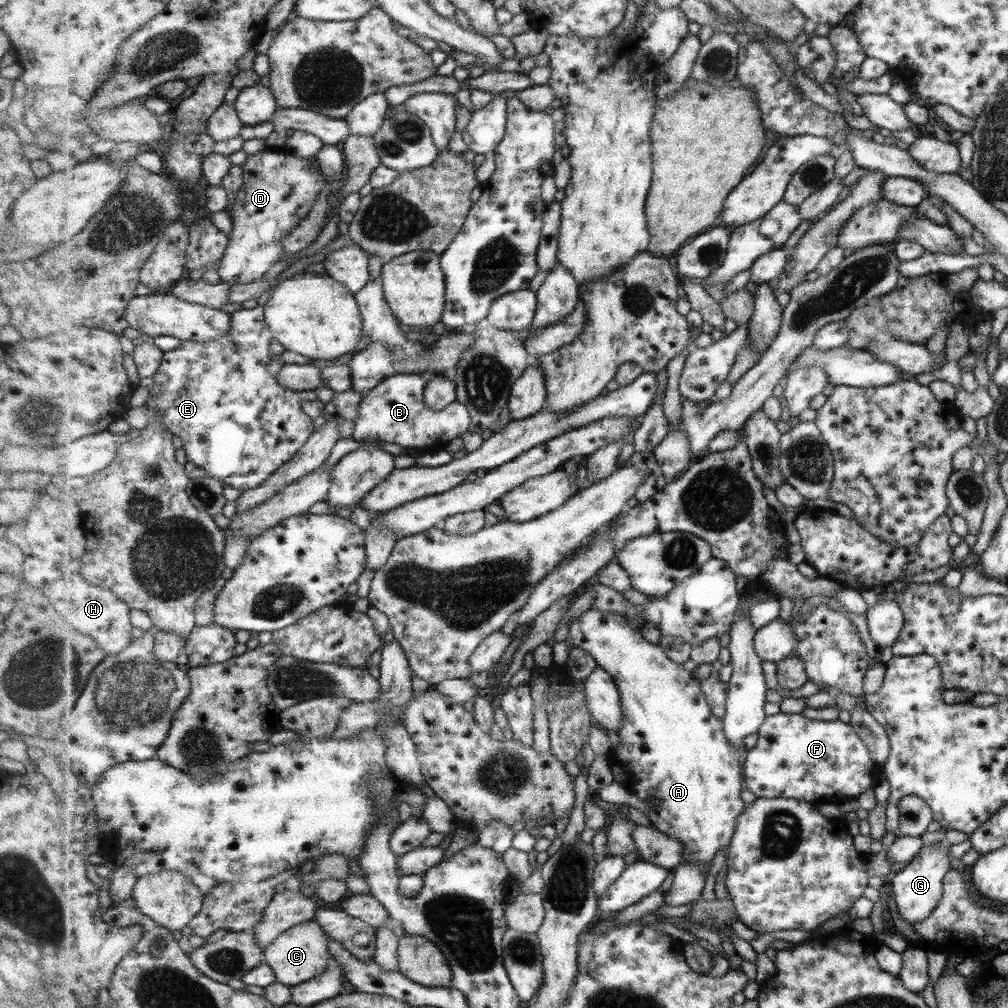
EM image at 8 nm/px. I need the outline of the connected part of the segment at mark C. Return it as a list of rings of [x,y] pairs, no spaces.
[[[315,920],[293,926],[283,933],[275,942],[264,949],[264,960],[267,961],[275,971],[278,982],[287,986],[298,986],[303,982],[309,982],[312,978],[319,976],[329,964],[330,940],[323,927]]]

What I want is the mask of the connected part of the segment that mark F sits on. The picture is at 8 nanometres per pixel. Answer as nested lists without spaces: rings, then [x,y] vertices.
[[[781,711],[769,715],[759,729],[756,745],[744,753],[745,789],[757,798],[793,798],[817,804],[827,796],[853,802],[873,786],[875,764],[867,745],[849,723],[811,720]]]

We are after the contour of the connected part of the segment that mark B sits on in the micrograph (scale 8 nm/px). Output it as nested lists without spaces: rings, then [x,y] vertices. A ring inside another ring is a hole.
[[[393,374],[386,377],[362,396],[351,437],[359,442],[390,442],[404,449],[443,451],[451,440],[469,431],[471,415],[459,401],[452,402],[441,410],[429,408],[425,396],[427,383],[428,380],[420,374]]]

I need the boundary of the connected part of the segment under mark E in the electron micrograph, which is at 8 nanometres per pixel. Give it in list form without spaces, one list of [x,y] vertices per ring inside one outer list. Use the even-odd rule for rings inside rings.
[[[257,305],[255,308],[249,310],[241,309],[239,311],[231,313],[231,328],[228,335],[224,337],[209,341],[182,341],[179,347],[176,347],[170,351],[165,351],[164,358],[161,360],[159,370],[153,377],[153,386],[149,389],[148,404],[152,408],[158,408],[162,412],[162,423],[178,436],[183,442],[184,452],[189,462],[199,468],[203,468],[208,476],[216,478],[217,480],[223,481],[226,485],[236,488],[241,493],[246,490],[251,490],[261,486],[269,477],[275,472],[278,472],[286,462],[289,462],[298,452],[306,445],[306,442],[310,440],[311,435],[316,431],[313,426],[313,418],[307,415],[307,412],[303,410],[303,402],[305,400],[320,400],[318,394],[314,391],[304,390],[296,391],[291,390],[291,387],[283,386],[279,382],[277,374],[271,374],[269,372],[269,362],[271,362],[271,340],[273,340],[274,334],[270,329],[270,324],[266,320],[266,310],[264,306]]]

